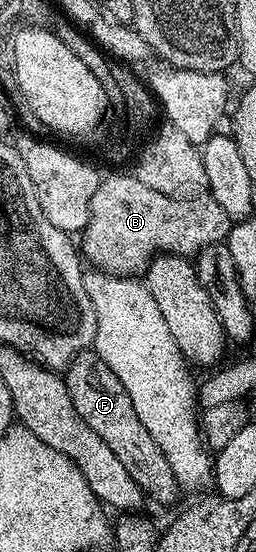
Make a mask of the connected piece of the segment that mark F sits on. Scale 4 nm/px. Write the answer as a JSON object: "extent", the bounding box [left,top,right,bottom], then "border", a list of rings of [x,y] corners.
{"extent":[63,354,179,504],"border":[[[93,354],[79,355],[64,369],[63,379],[79,418],[83,418],[83,422],[87,422],[87,426],[91,426],[91,430],[95,430],[95,434],[103,438],[105,445],[111,449],[111,454],[115,454],[115,458],[123,462],[127,474],[131,474],[146,497],[157,504],[175,503],[179,485],[171,464],[167,462],[163,450],[159,450],[155,438],[147,434],[147,426],[139,422],[135,406],[131,406],[131,394],[123,390],[123,382],[115,378],[107,362],[98,360]]]}

